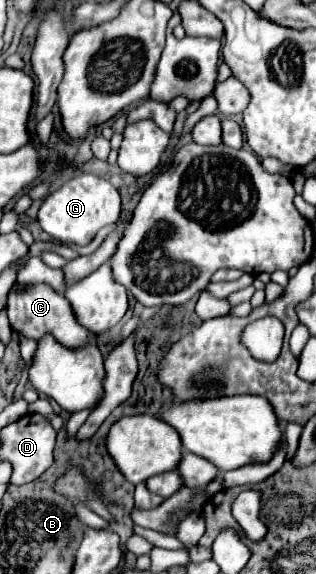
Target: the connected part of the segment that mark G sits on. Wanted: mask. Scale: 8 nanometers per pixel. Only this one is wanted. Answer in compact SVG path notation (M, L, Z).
M81 174L67 180L59 190L51 192L37 214L39 226L61 244L87 246L95 234L109 224L115 224L121 214L121 196L119 192L103 178L95 174Z

